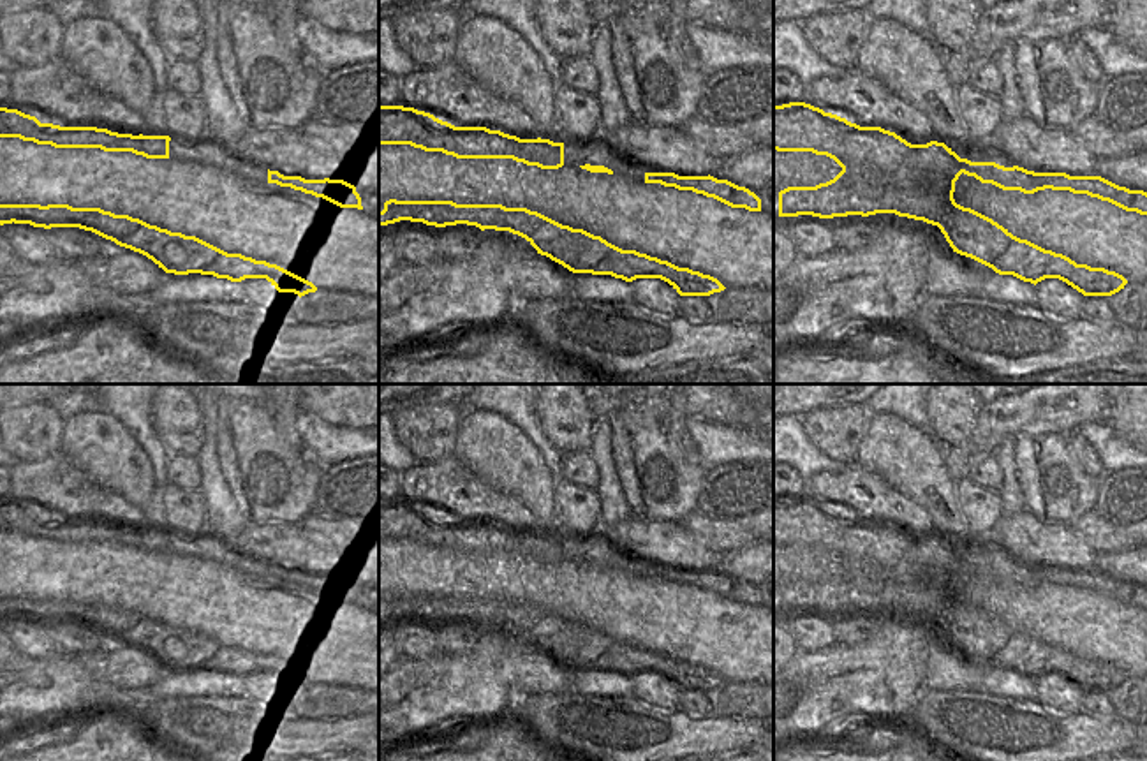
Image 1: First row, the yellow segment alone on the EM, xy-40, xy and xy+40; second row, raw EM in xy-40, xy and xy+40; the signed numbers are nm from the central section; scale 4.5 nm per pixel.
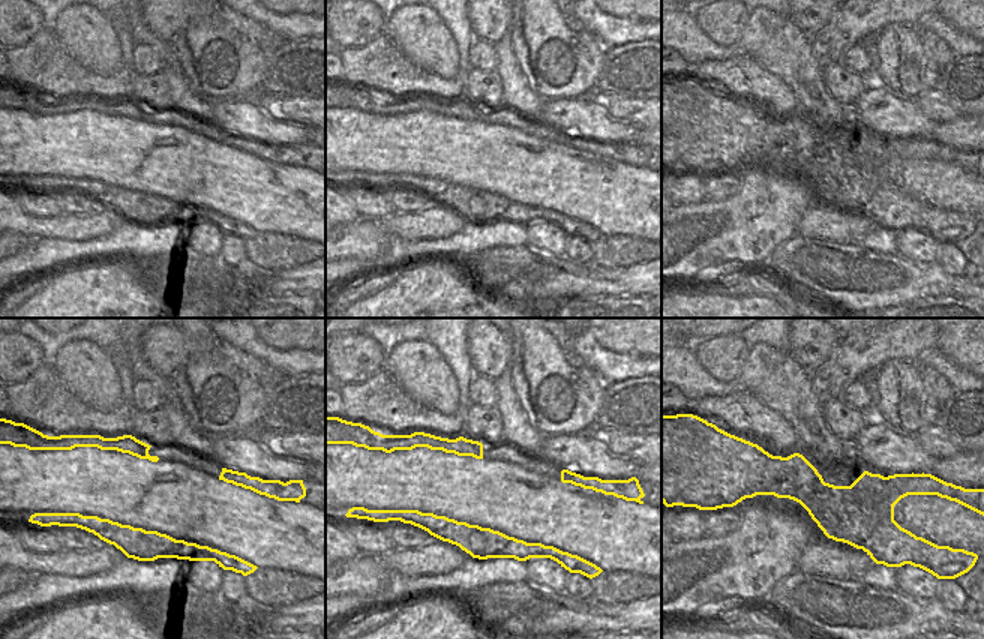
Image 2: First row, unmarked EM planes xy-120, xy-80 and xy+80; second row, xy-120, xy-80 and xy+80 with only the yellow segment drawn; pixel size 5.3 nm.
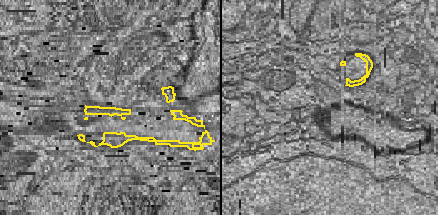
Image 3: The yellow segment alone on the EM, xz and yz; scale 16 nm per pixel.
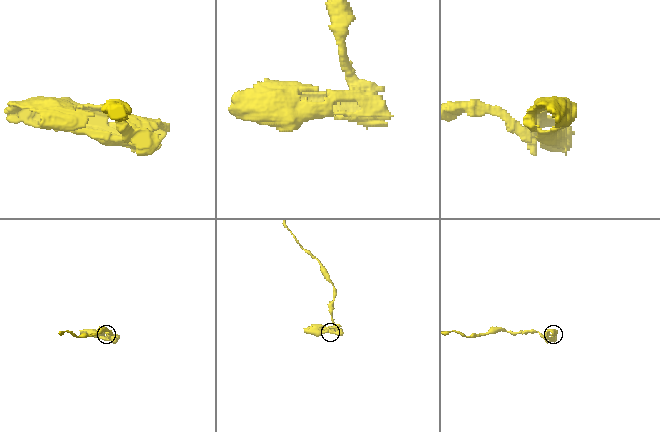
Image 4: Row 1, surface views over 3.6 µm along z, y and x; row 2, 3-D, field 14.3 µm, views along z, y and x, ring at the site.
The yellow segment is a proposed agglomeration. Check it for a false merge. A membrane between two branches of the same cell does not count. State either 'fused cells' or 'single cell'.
single cell

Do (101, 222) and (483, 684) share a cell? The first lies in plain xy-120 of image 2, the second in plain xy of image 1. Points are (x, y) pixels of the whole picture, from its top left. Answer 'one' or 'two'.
two

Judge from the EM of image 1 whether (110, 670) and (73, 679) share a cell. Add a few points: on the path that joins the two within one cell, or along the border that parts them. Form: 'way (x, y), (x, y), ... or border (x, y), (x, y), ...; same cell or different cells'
border (66, 656), (76, 657), (97, 682), (118, 691); different cells

